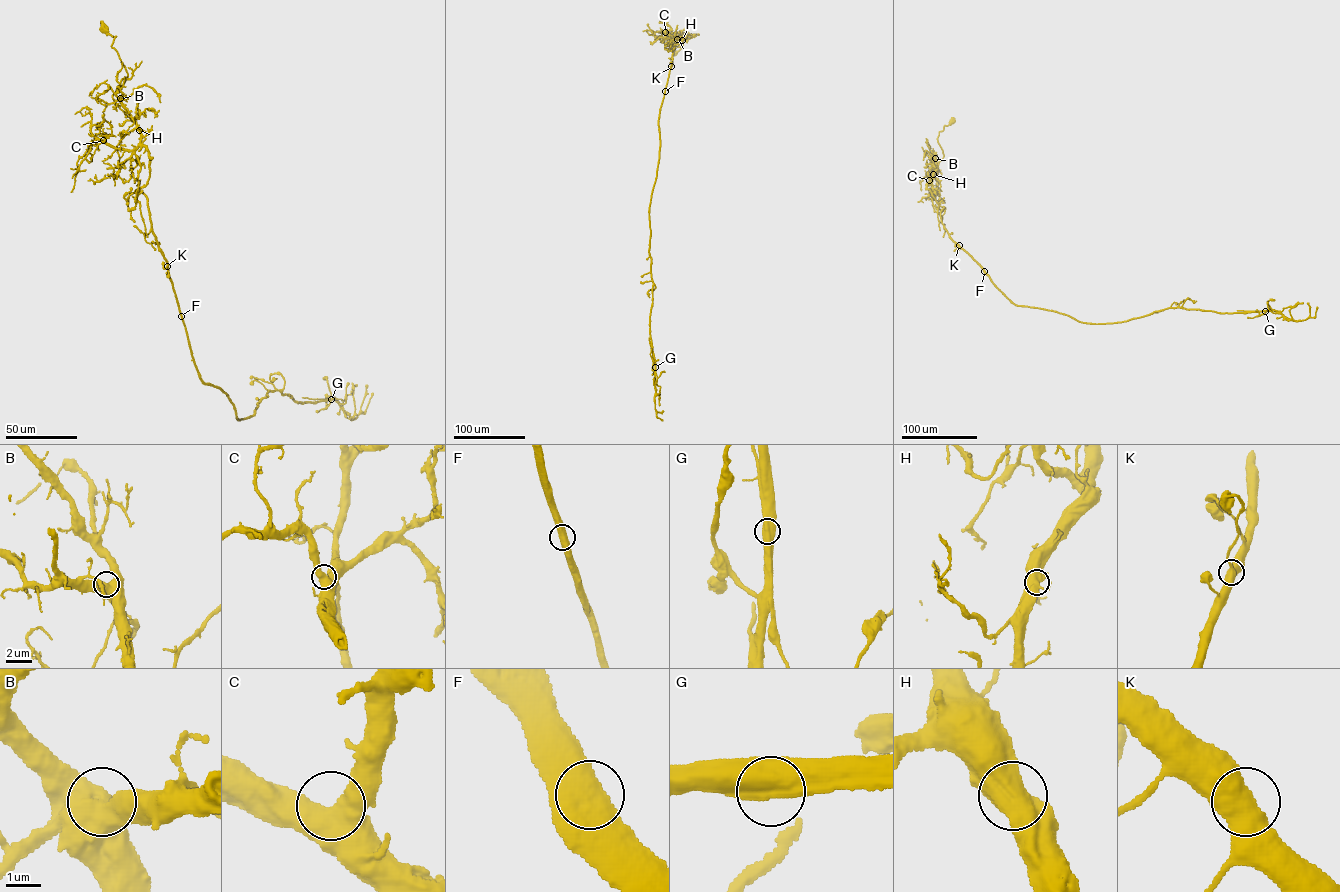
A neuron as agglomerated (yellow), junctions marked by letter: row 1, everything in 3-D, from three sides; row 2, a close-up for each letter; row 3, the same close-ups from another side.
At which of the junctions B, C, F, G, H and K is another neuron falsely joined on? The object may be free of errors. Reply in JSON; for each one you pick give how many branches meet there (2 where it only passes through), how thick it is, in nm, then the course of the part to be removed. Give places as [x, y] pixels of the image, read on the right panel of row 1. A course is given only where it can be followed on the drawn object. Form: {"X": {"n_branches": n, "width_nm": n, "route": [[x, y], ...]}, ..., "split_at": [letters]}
{"G": {"n_branches": 2, "width_nm": 700, "route": [[1265, 311], [1281, 311], [1298, 302]]}, "split_at": ["G"]}

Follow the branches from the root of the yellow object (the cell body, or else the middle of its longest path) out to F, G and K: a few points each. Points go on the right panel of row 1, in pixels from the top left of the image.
F: (952, 121), (939, 132), (937, 140), (944, 155), (925, 188), (944, 207), (941, 220), (949, 236), (984, 271)
G: (952, 121), (925, 188), (949, 236), (1016, 305), (1095, 324), (1176, 307), (1265, 311)
K: (952, 121), (939, 132), (937, 140), (944, 155), (925, 188), (944, 207), (941, 221), (959, 245)

